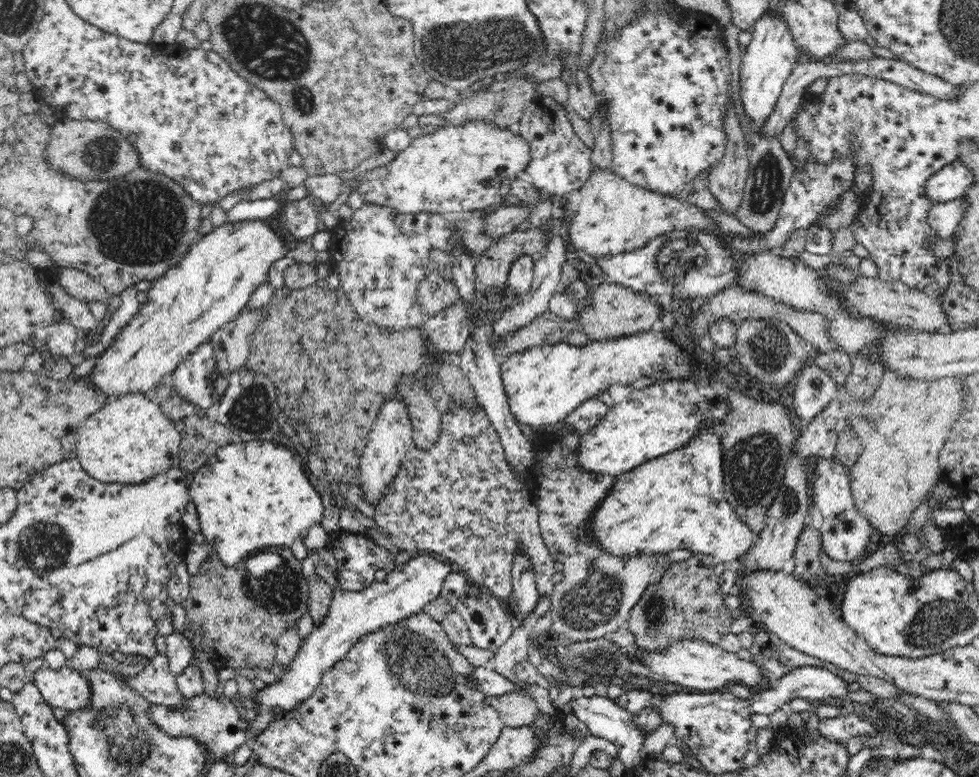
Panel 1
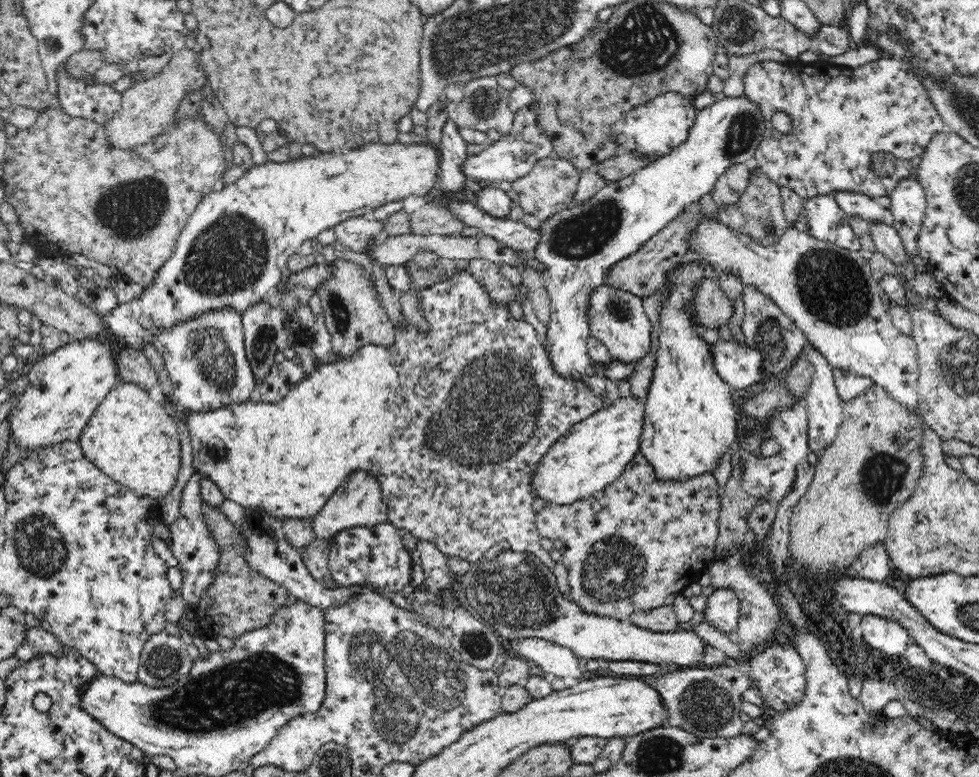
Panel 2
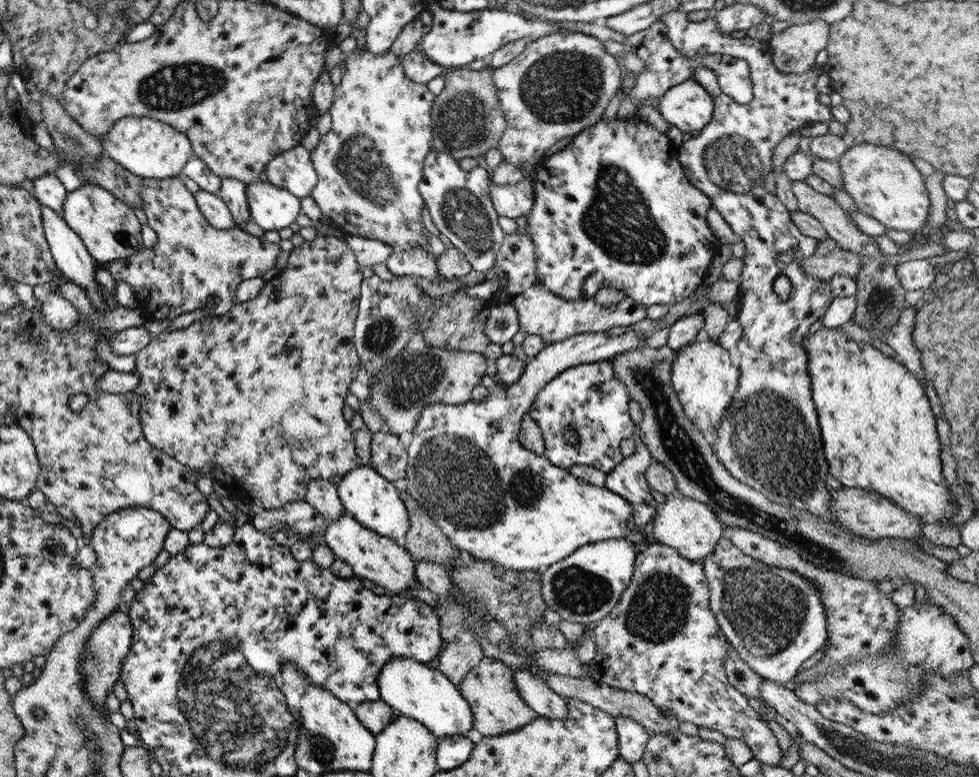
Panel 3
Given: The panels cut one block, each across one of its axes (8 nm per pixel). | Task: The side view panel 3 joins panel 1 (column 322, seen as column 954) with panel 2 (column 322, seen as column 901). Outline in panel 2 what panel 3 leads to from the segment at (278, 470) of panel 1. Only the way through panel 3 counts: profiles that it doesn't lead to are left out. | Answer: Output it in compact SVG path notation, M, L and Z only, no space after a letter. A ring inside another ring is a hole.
M461 271L457 276L450 278L448 281L440 282L437 284L429 284L424 286L424 292L420 294L422 298L420 298L420 309L422 309L422 314L424 318L428 321L430 325L430 331L426 334L417 333L411 327L407 327L406 329L398 329L397 332L397 340L394 347L380 347L376 345L366 346L364 349L356 352L352 357L341 357L335 363L323 363L323 365L318 365L316 370L304 377L303 380L296 384L288 392L288 394L280 400L280 402L276 403L265 403L258 402L254 404L254 402L250 402L246 400L241 404L234 404L232 406L225 407L224 409L217 409L213 412L206 413L192 413L189 412L188 419L186 421L186 426L188 426L188 430L191 434L191 444L193 446L193 469L194 472L197 472L203 479L209 478L212 481L212 484L215 484L222 493L222 496L225 500L231 500L235 502L238 506L241 506L245 512L249 512L250 514L265 514L266 516L271 516L274 520L278 522L286 522L286 520L310 520L312 522L313 518L316 518L316 515L319 514L320 510L324 508L326 502L328 502L328 498L339 489L342 481L347 478L348 475L352 474L352 472L360 470L370 471L372 475L376 475L378 477L378 481L380 481L380 485L382 485L382 494L385 497L384 504L387 506L387 521L390 524L393 524L397 529L404 530L404 532L408 532L408 534L412 534L415 539L419 541L426 541L430 544L433 544L434 547L444 557L446 558L459 558L465 561L474 564L474 562L480 561L494 546L498 544L498 542L506 541L510 547L512 547L512 551L516 553L525 553L525 554L534 554L540 561L543 562L544 566L547 566L551 570L556 566L557 562L552 560L549 552L542 549L540 545L540 533L537 530L536 526L536 514L537 512L532 507L534 504L534 487L532 487L532 474L534 474L534 470L540 466L540 460L544 458L544 454L548 452L554 446L554 442L558 441L560 437L563 437L564 434L568 432L576 423L582 422L586 418L589 418L592 414L596 414L598 410L601 410L604 406L602 396L595 394L588 385L582 382L576 382L571 378L562 378L559 374L556 374L551 367L551 362L549 361L548 355L546 351L544 351L544 346L540 344L538 341L538 336L534 327L529 323L526 323L524 320L519 321L514 319L509 312L509 309L504 309L500 307L496 307L494 303L492 303L492 299L488 299L488 295L484 292L484 287L480 286L480 283L476 281L467 271Z

